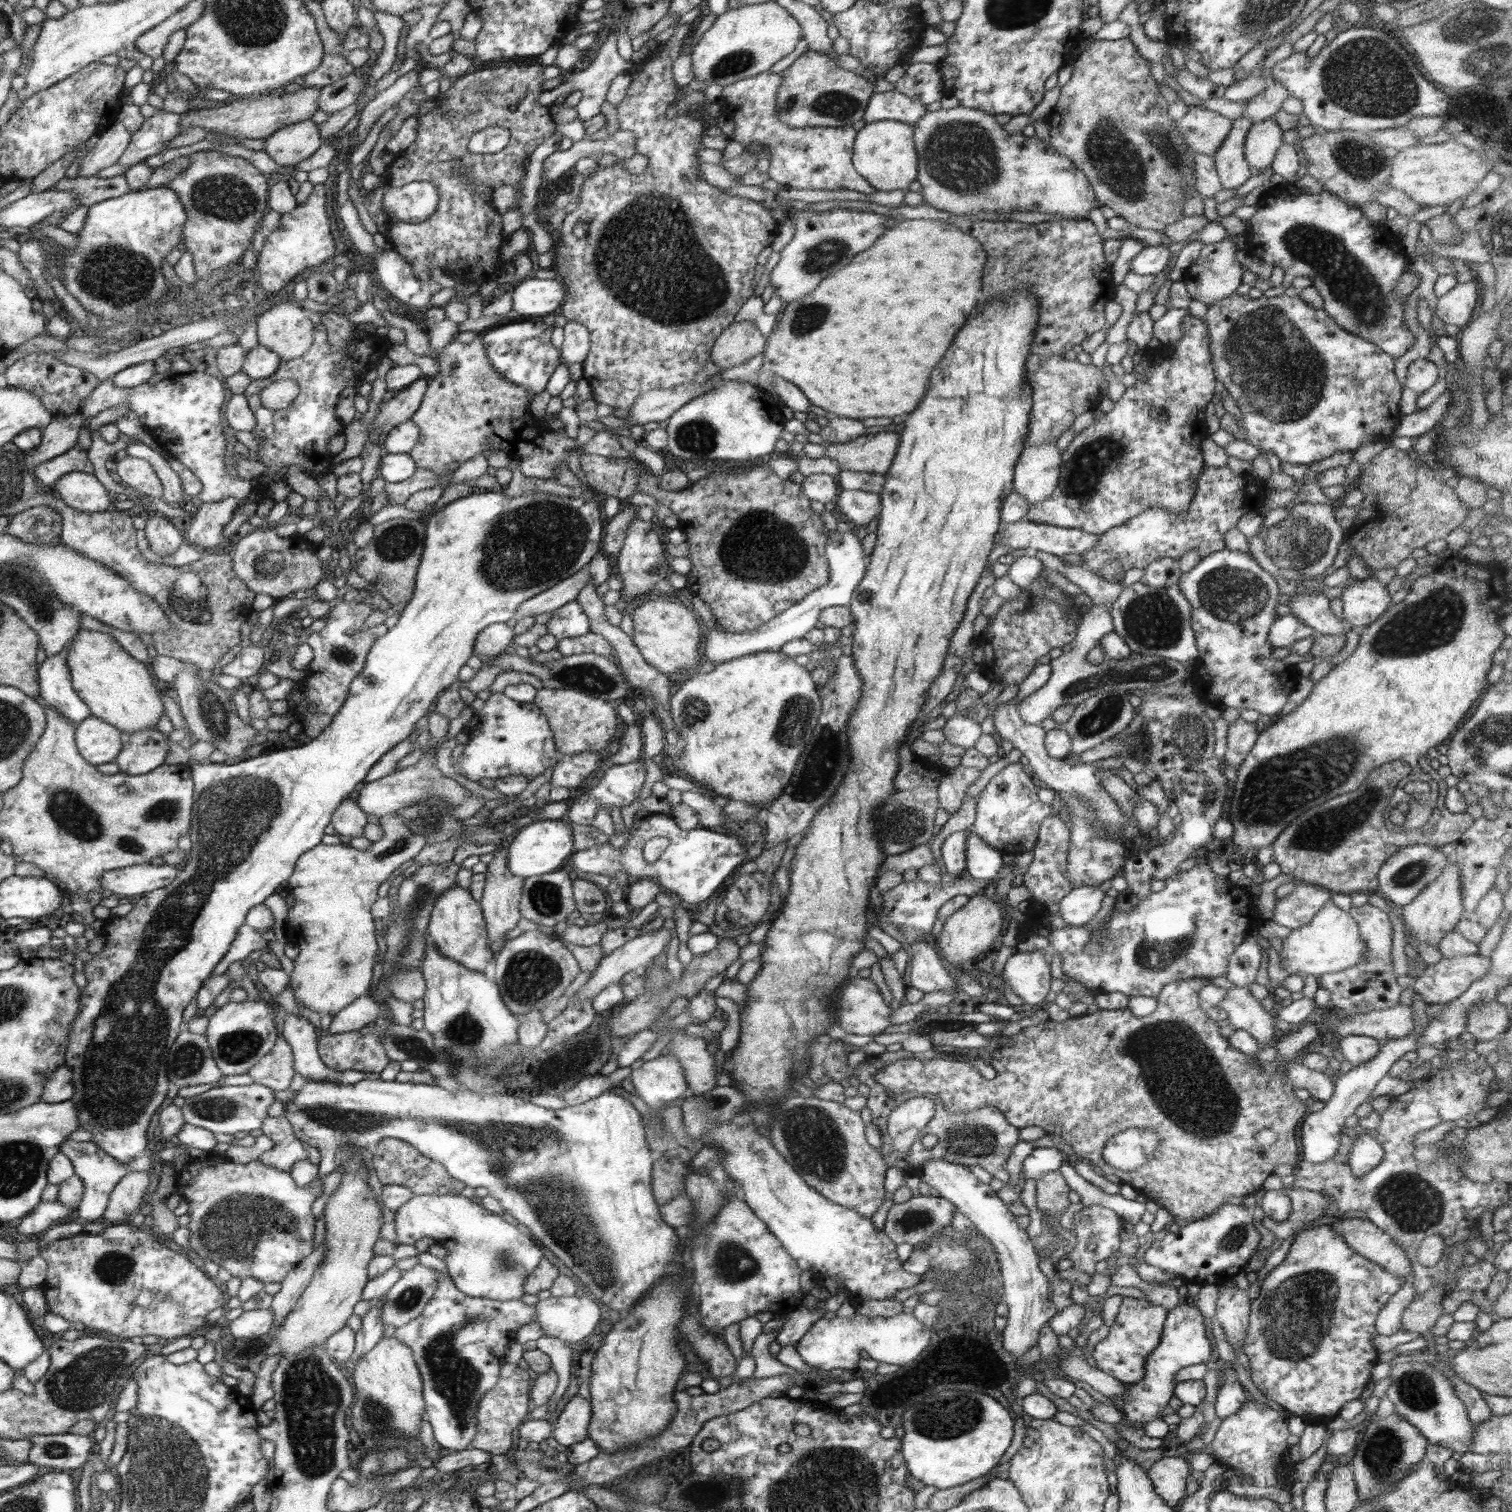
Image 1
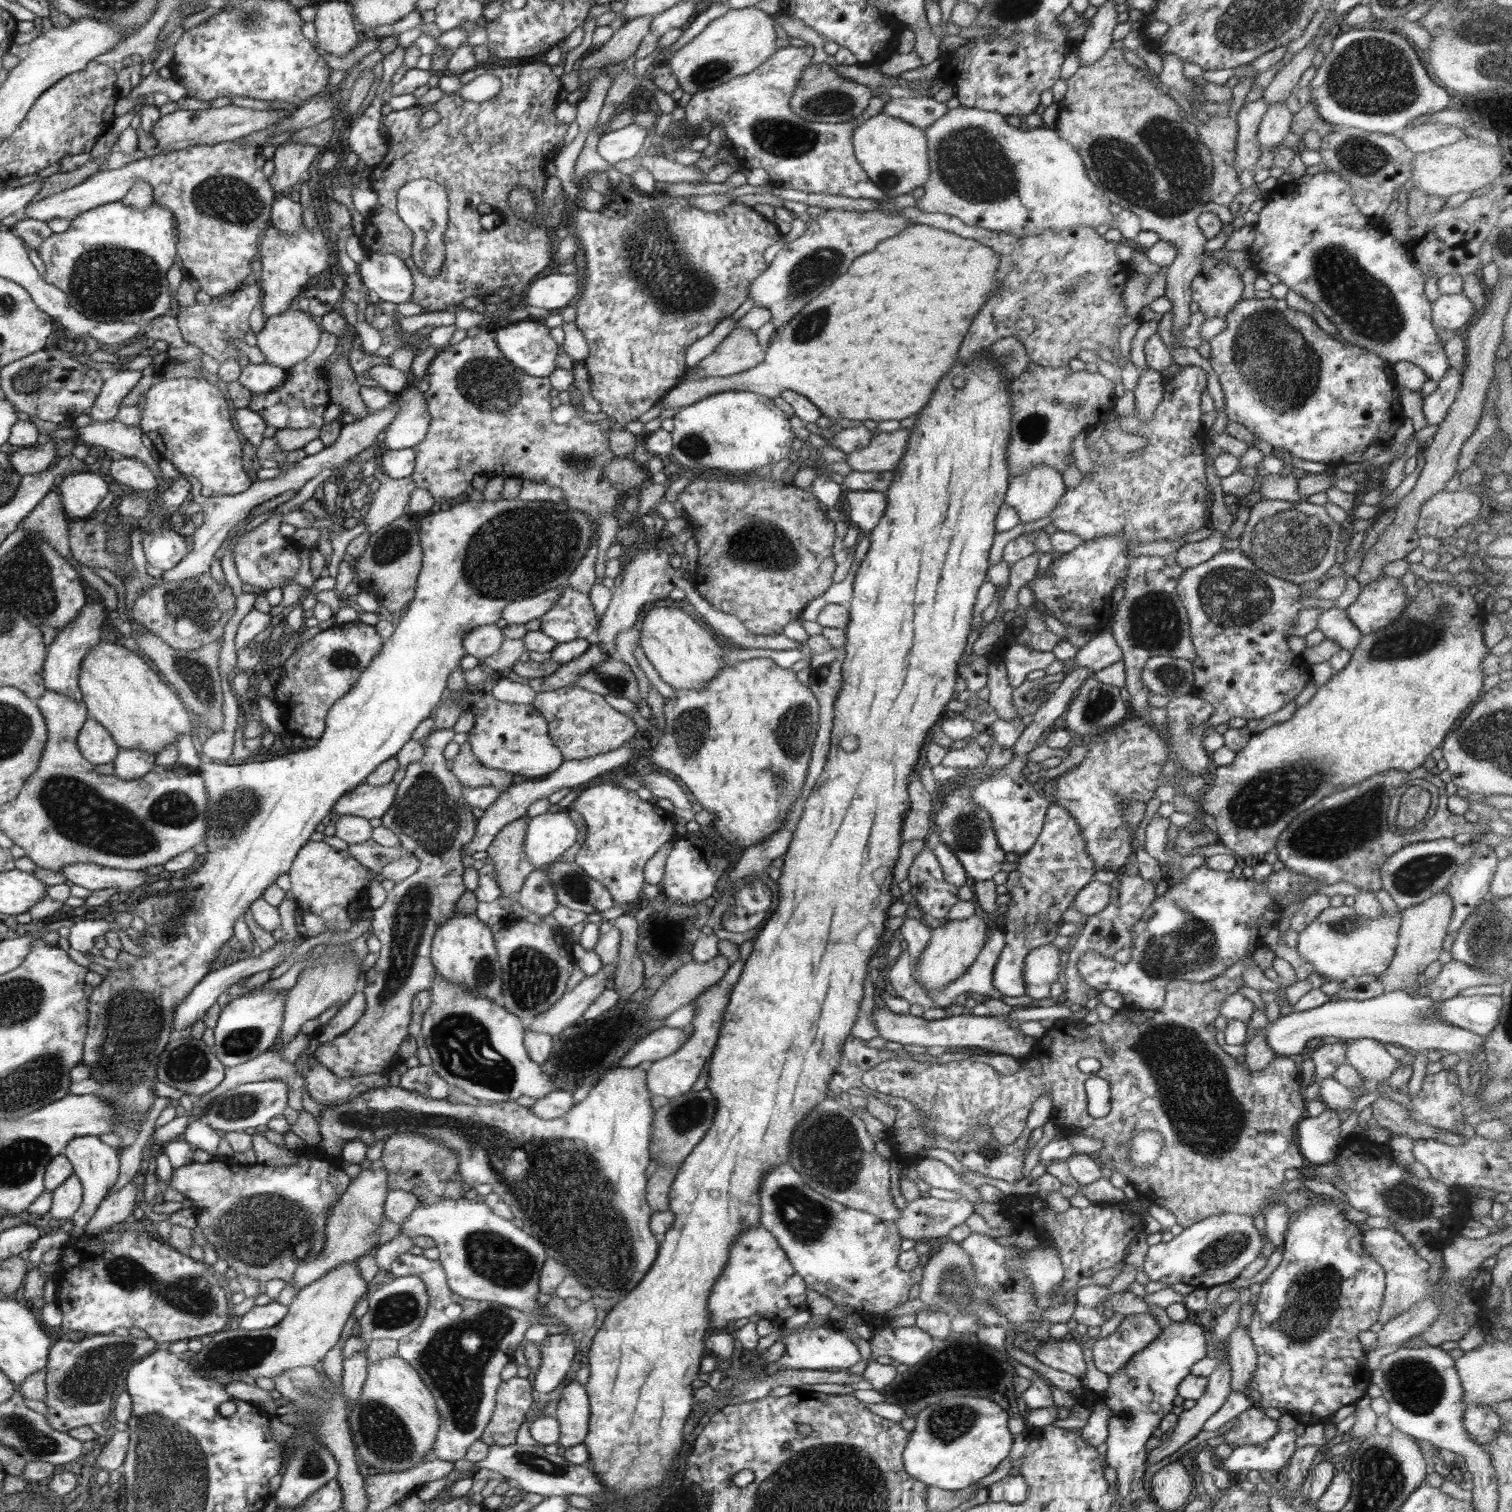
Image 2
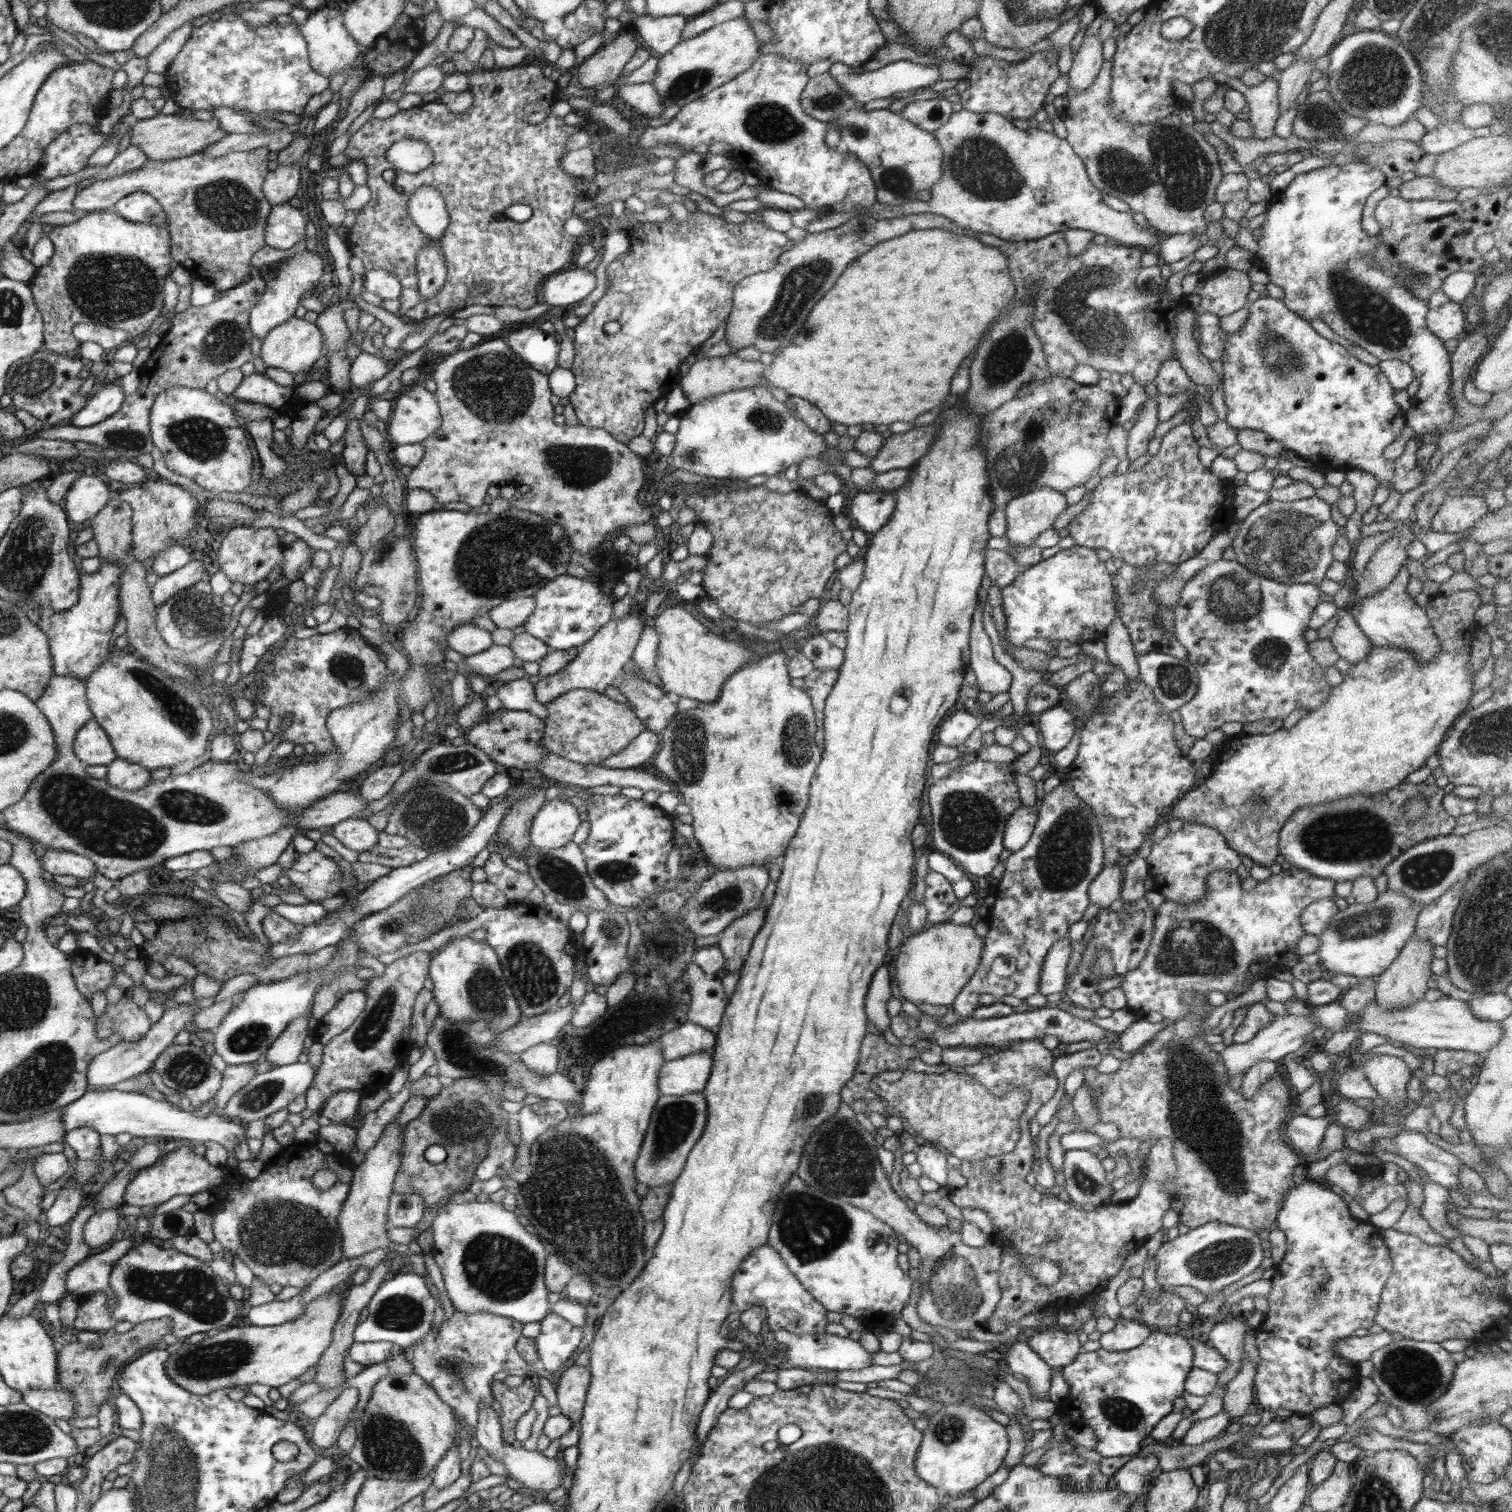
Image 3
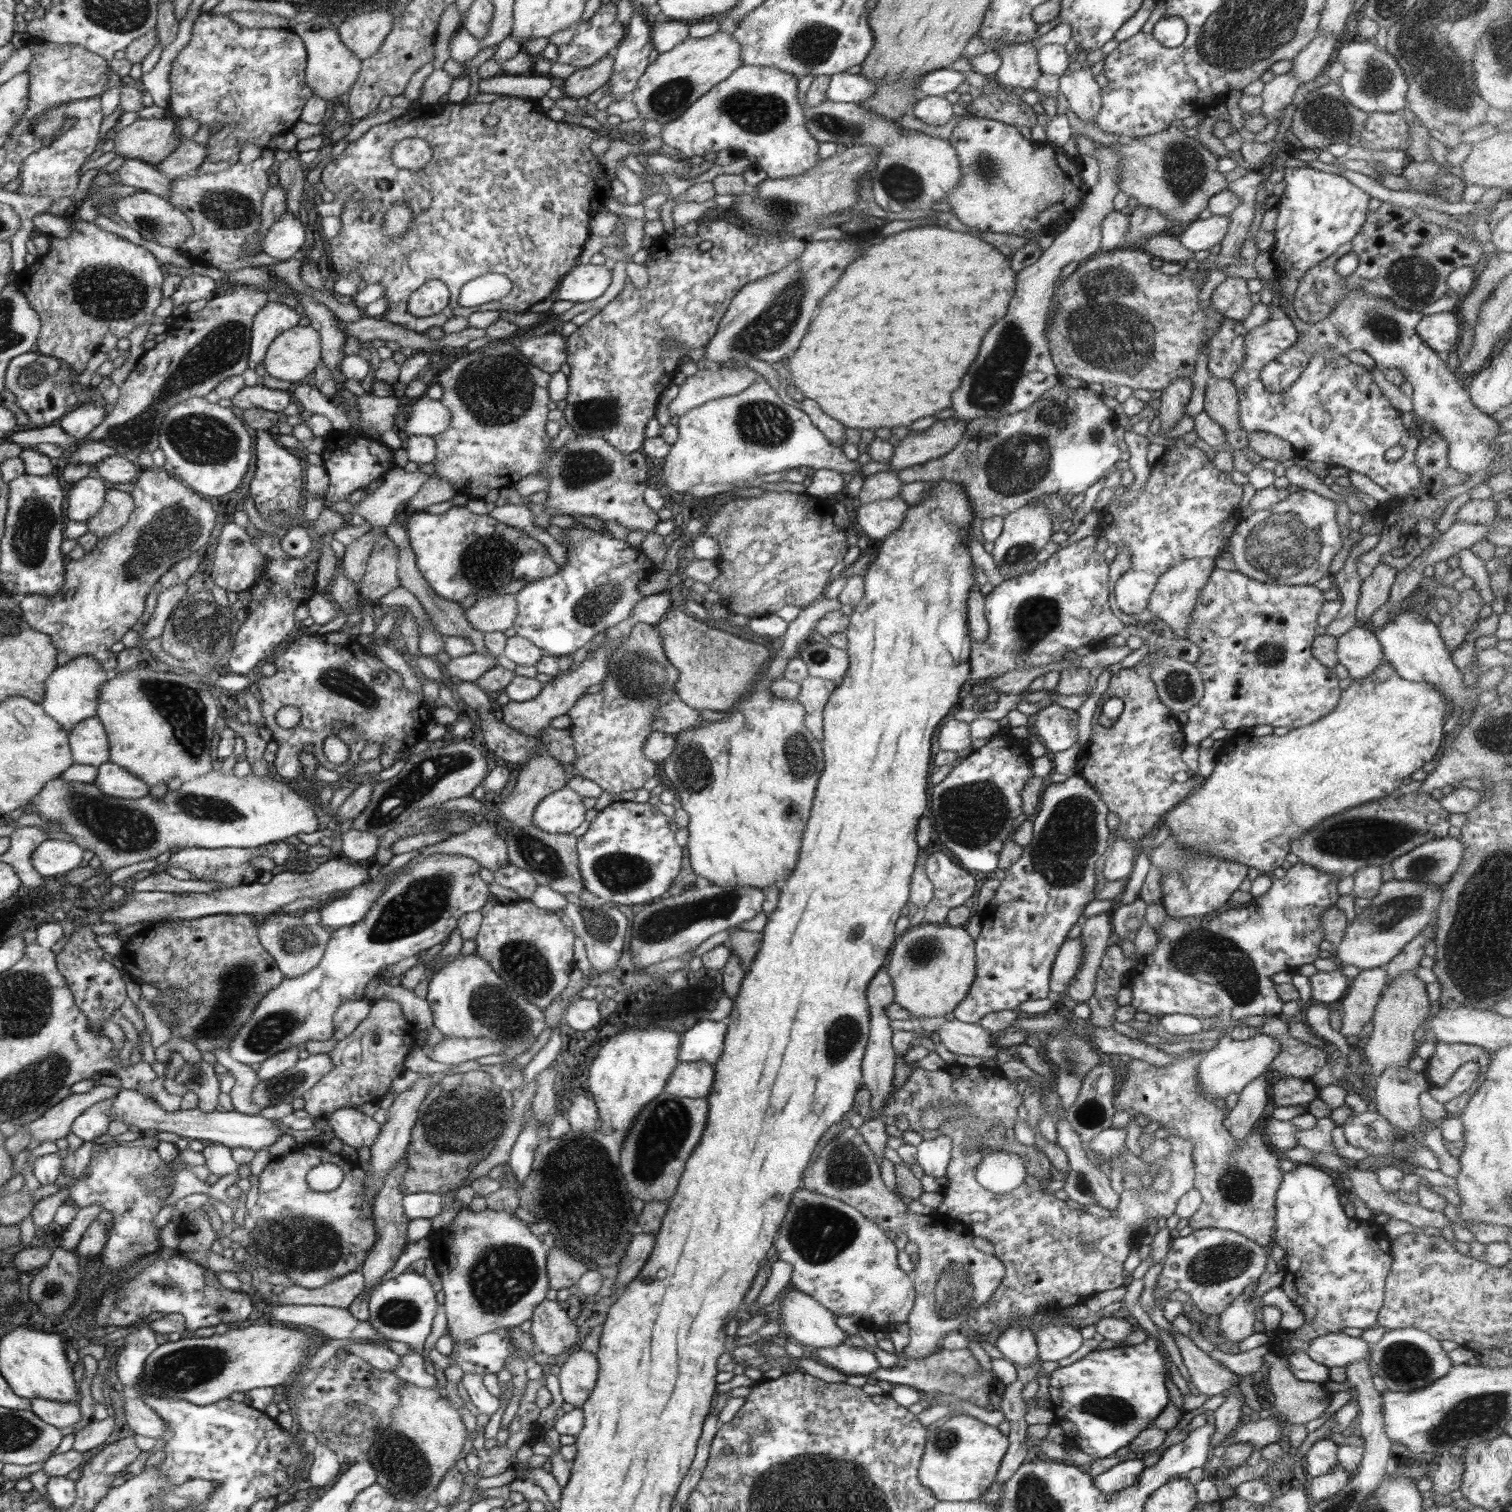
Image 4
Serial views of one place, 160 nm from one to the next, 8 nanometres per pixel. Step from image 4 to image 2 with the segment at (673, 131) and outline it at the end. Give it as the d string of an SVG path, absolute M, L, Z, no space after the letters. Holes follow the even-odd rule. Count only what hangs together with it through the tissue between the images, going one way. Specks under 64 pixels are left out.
M806 44L805 47L779 46L770 60L766 60L750 74L731 78L716 88L693 94L684 106L686 124L694 130L700 130L704 120L711 120L712 128L714 126L724 128L727 138L724 146L736 150L735 156L744 160L746 168L764 168L769 174L770 181L783 184L778 188L793 188L808 194L833 194L846 198L884 199L884 192L874 184L855 157L851 139L857 124L881 113L882 103L878 96L870 98L868 106L854 121L838 124L810 122L791 109L790 99L797 89L804 69L812 63L814 53L815 48L809 44ZM636 123L618 130L607 131L599 135L598 154L611 165L634 158L643 150L642 144L646 136L648 136L647 128Z

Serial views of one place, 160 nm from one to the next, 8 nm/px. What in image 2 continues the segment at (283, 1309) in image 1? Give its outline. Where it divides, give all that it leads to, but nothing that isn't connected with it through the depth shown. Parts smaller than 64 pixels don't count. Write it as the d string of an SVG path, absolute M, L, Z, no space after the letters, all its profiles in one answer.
M377 1163L373 1169L357 1169L357 1177L350 1181L350 1186L335 1202L326 1226L326 1239L324 1251L320 1257L298 1267L294 1274L294 1285L302 1288L310 1286L323 1275L330 1273L339 1265L357 1262L360 1257L372 1251L372 1247L378 1245L378 1229L384 1215L384 1204L389 1191L387 1185L387 1170L382 1164Z

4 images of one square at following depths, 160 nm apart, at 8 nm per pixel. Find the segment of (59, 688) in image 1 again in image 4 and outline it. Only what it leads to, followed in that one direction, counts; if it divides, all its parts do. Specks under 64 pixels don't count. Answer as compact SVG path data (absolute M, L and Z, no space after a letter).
M142 468L130 494L134 499L135 509L129 521L118 529L116 534L108 536L106 540L99 540L98 544L91 551L85 551L85 555L79 560L68 559L66 582L60 593L53 597L33 594L17 598L29 625L34 630L49 634L53 639L53 645L57 647L57 658L62 665L73 658L90 655L97 658L107 671L117 668L116 652L112 652L110 646L120 642L122 636L144 614L146 596L150 594L151 587L157 587L160 578L178 562L192 557L202 546L206 546L216 526L218 514L214 506L163 468Z

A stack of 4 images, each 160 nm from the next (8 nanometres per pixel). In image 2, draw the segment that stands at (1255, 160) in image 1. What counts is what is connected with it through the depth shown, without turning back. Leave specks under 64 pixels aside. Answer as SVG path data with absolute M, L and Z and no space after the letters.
M1284 101L1273 102L1260 123L1257 137L1262 149L1278 147L1291 132L1293 112Z

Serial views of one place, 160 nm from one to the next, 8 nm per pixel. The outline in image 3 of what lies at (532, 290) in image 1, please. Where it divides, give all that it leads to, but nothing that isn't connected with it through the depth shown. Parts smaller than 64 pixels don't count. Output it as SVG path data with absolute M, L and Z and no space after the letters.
M584 268L552 275L542 287L542 303L557 306L561 311L568 304L579 304L596 288L596 276Z

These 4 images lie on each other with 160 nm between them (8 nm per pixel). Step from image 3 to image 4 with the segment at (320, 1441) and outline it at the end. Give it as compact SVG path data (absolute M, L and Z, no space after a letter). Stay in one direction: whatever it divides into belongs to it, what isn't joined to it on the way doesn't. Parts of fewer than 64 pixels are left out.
M318 1443L312 1452L311 1463L306 1474L307 1479L312 1482L311 1493L317 1492L324 1486L330 1486L336 1480L338 1473L342 1472L341 1465L340 1457L333 1450Z

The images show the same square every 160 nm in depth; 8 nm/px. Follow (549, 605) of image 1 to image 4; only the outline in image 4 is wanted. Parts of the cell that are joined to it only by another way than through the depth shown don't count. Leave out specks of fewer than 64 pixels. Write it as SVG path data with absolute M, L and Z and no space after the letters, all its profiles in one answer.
M513 594L480 597L465 612L472 628L480 632L504 632L512 628L518 614L518 602Z

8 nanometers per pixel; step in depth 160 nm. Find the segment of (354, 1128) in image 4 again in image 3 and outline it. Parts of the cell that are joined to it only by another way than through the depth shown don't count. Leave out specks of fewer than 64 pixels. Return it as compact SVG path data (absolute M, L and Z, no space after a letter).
M339 1090L326 1101L320 1114L329 1118L330 1122L337 1125L346 1125L359 1114L359 1104L362 1094L357 1090Z

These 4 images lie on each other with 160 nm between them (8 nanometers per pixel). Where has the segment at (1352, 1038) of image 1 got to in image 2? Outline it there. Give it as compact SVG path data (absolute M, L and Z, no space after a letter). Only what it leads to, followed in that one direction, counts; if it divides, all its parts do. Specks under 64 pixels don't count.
M1362 1038L1346 1042L1346 1062L1367 1082L1382 1082L1392 1076L1401 1062L1391 1056L1379 1040Z

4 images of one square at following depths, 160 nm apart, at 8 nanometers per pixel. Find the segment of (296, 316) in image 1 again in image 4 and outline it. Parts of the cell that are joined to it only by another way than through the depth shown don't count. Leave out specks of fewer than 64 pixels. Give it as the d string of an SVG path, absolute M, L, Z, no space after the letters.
M296 326L269 346L263 361L267 373L298 384L320 364L320 336L313 327Z

